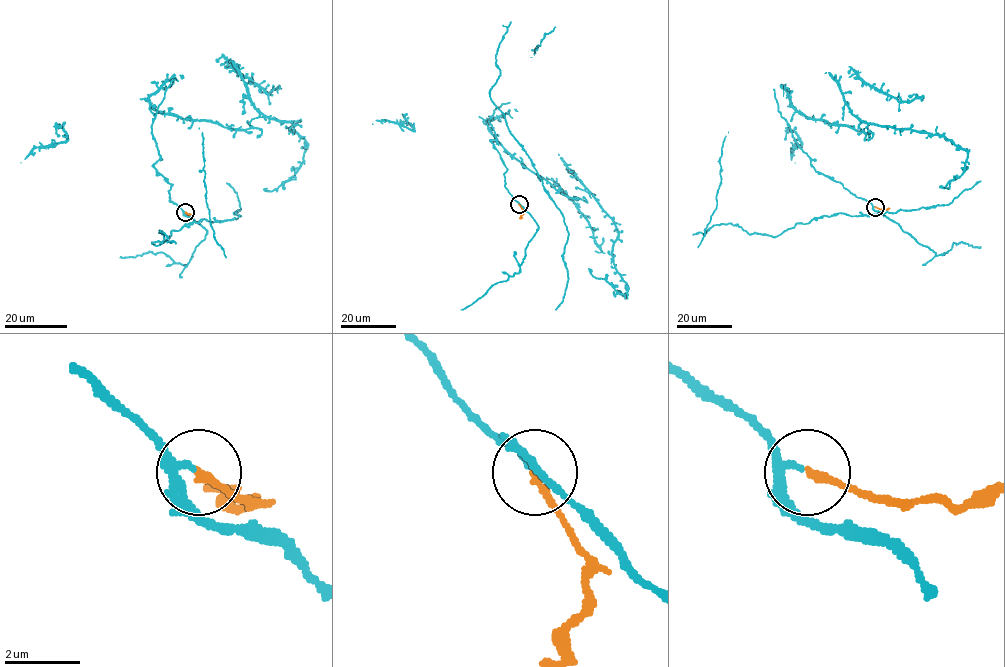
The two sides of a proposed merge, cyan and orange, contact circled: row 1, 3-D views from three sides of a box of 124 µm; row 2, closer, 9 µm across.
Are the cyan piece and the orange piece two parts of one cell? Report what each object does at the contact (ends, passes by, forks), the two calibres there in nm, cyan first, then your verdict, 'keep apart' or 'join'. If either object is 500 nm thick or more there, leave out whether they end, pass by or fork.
cyan passes by; orange ends; calibres 120 and 170 nm; keep apart

